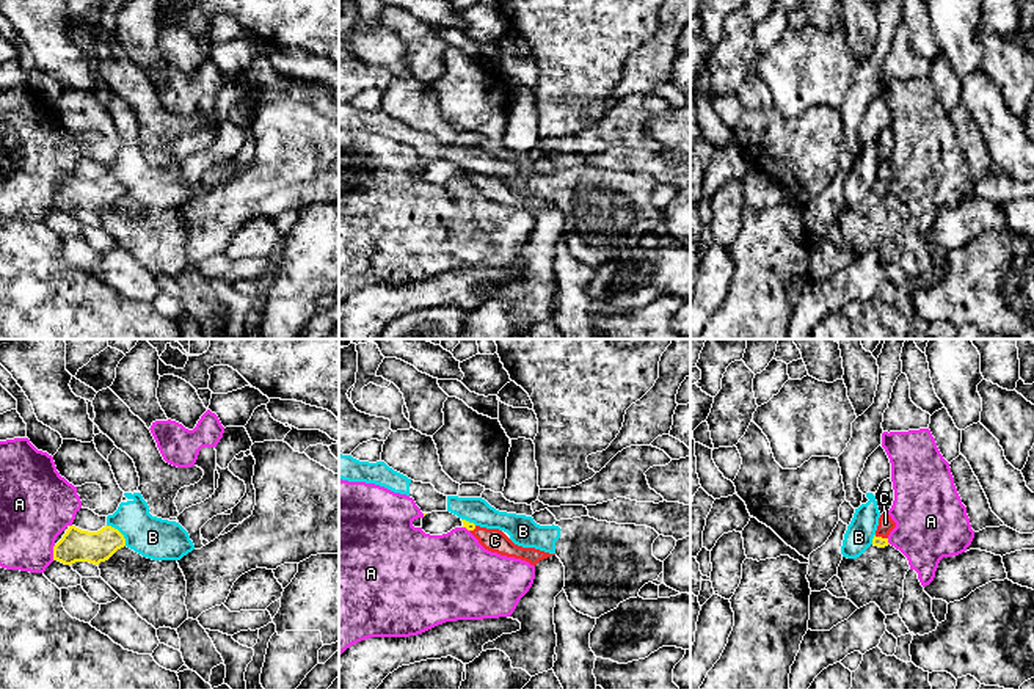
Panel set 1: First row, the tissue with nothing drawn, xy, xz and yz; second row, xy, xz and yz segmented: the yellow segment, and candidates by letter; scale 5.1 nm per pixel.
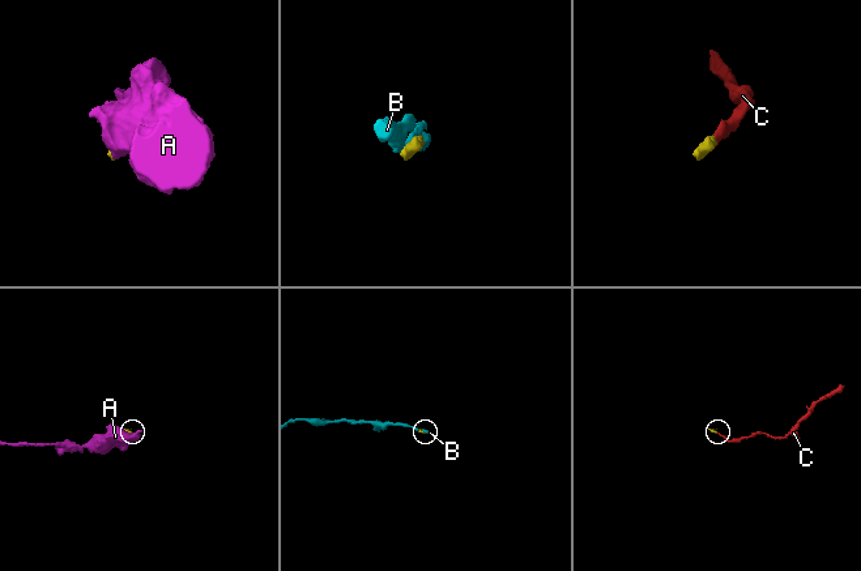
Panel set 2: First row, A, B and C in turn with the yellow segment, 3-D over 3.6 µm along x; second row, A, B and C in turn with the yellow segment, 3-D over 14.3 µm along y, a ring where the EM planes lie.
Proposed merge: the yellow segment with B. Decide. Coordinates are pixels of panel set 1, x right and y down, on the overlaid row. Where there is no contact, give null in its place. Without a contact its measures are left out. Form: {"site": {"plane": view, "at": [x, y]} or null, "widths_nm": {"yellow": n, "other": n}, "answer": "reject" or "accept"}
{"site": {"plane": "xy", "at": [120, 532]}, "widths_nm": {"yellow": 170, "other": 220}, "answer": "reject"}

